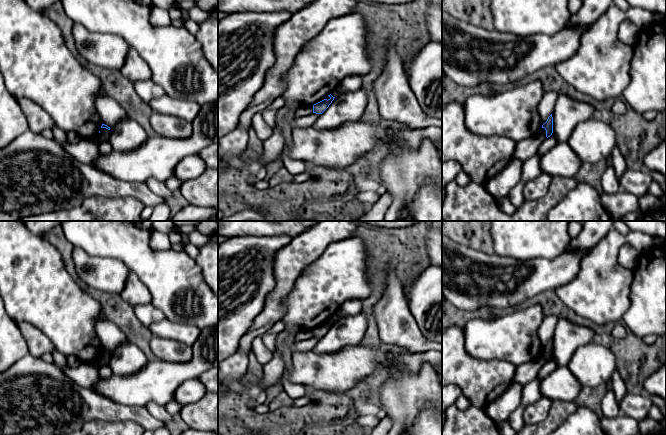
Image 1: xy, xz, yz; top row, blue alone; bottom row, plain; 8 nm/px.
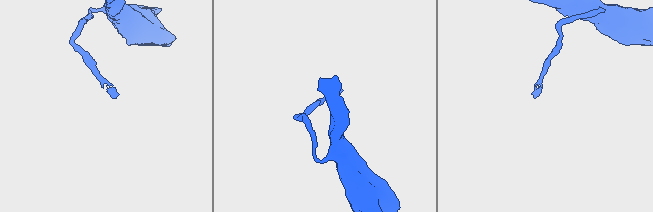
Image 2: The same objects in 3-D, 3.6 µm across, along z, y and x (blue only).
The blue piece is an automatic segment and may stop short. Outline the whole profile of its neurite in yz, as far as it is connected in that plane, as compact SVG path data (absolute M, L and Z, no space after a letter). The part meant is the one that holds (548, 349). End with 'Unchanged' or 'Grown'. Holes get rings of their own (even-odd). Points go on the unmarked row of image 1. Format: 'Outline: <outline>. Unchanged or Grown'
Outline: M552 338L548 341L547 345L542 349L542 352L546 354L546 361L550 361L553 357L553 341Z. Unchanged

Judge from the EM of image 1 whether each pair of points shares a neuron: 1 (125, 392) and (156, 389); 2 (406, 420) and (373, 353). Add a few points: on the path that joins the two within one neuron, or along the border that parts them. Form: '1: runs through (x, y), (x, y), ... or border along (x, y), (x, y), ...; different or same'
1: runs through (133, 390), (148, 389); same
2: border along (388, 351), (393, 359), (393, 363), (384, 374); different

